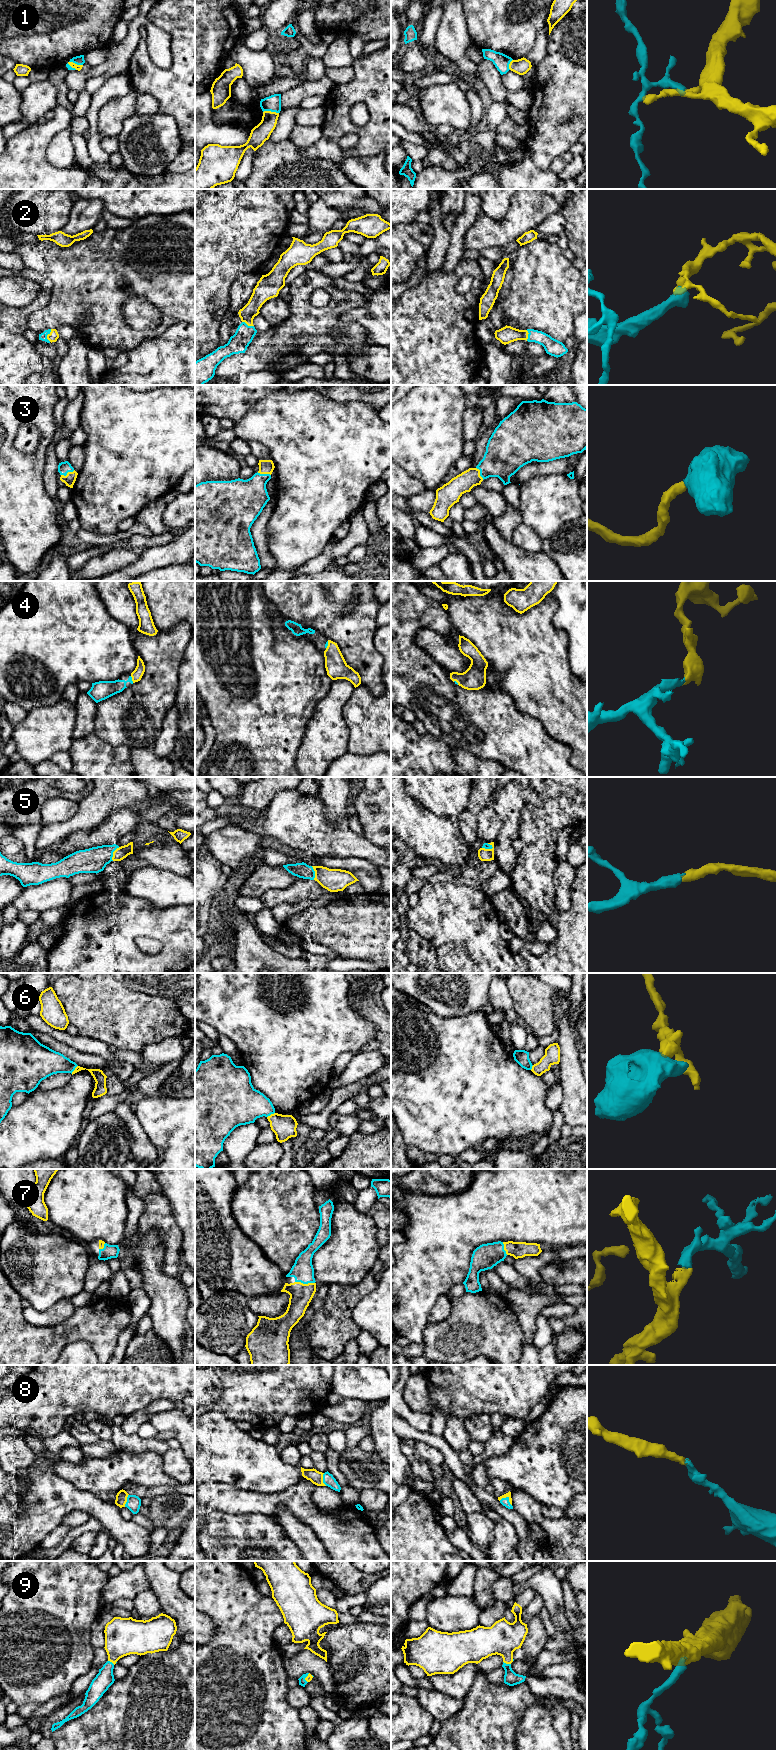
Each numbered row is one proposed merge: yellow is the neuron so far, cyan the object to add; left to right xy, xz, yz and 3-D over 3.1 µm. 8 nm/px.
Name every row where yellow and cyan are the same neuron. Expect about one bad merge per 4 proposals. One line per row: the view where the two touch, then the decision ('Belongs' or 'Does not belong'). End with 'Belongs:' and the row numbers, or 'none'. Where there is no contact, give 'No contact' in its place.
1: Touches yellow in xy. Does not belong
2: Touches yellow in xy. Belongs
3: Touches yellow in xy. Belongs
4: Touches yellow in xy. Belongs
5: Touches yellow in xy. Belongs
6: Touches yellow in xy. Does not belong
7: Touches yellow in xz. Belongs
8: Touches yellow in yz. Belongs
9: Touches yellow in yz. Belongs
Belongs: 2, 3, 4, 5, 7, 8, 9

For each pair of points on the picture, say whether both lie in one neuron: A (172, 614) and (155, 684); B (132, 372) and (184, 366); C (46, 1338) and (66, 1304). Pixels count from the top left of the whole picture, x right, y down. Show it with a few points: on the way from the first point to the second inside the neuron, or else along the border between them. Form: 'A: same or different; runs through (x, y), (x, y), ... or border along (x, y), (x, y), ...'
A: different; border along (184, 621), (178, 621), (167, 630), (158, 631)
B: same; runs through (145, 372), (150, 369), (171, 369)
C: different; border along (73, 1312), (66, 1320), (55, 1325), (30, 1324)

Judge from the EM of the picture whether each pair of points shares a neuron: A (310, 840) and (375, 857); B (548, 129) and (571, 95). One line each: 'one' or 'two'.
A: one
B: one

